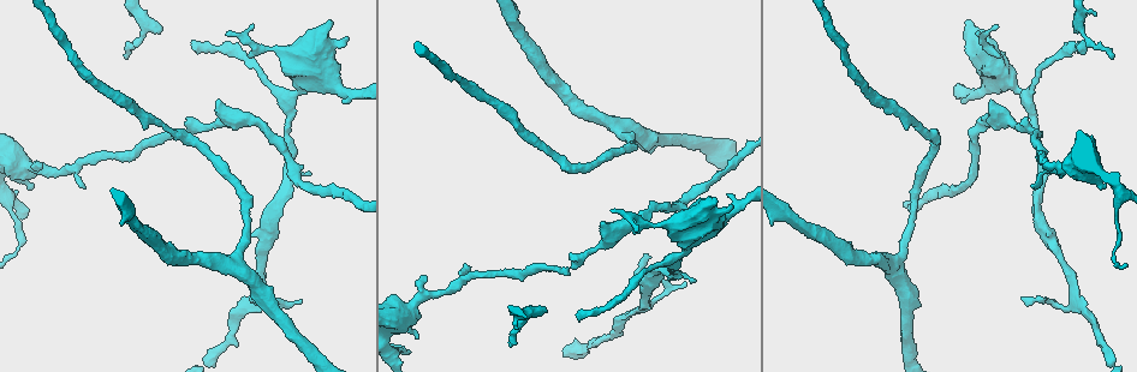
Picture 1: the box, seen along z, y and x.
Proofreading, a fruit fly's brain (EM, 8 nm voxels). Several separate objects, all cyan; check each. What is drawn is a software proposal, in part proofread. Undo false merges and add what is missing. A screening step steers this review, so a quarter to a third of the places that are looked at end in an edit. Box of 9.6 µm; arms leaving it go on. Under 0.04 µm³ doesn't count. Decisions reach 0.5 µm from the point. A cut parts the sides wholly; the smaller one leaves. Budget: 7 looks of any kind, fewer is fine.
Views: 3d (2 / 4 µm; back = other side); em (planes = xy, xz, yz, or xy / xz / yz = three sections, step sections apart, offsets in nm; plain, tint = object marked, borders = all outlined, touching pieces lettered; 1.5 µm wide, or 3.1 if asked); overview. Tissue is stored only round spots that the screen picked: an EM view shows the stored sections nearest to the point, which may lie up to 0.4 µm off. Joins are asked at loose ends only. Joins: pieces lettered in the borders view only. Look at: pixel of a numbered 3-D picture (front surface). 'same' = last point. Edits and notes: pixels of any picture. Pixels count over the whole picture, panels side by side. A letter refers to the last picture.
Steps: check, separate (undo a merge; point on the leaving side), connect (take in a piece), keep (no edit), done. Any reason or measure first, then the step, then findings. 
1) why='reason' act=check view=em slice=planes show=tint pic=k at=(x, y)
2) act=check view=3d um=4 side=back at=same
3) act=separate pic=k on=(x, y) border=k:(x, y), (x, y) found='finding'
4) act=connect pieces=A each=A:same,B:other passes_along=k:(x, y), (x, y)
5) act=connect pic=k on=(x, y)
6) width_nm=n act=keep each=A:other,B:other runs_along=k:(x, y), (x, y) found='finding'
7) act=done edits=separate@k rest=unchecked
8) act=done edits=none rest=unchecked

why='tapers out' act=check view=3d um=4 pic=1 at=(685, 284)

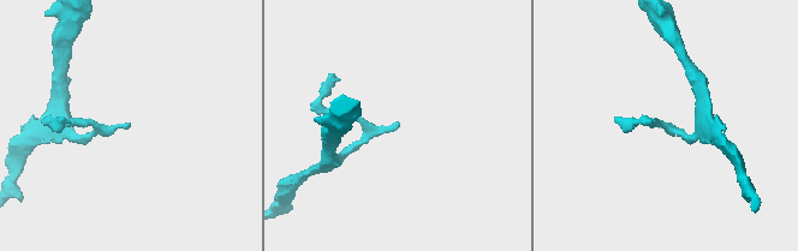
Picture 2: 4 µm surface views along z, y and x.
why='now the EM' act=check view=em slice=planes show=borders pic=2 at=(130, 123)

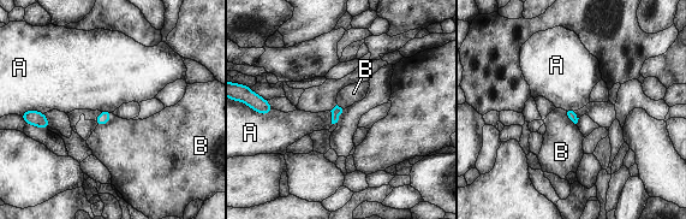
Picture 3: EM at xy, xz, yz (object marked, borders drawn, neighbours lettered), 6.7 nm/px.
act=keep each=A:other,B:other found='none of them fits'

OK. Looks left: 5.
why='an open end' act=check view=3d um=2 pic=1 at=(601, 224)

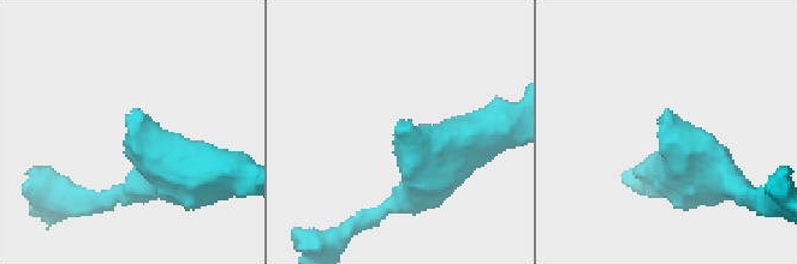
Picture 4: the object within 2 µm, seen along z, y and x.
act=check view=em slice=xy step=8 show=borders pic=4 at=(132, 113)

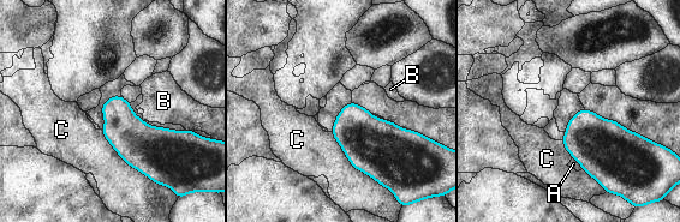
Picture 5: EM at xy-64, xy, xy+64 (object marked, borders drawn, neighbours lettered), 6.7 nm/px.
width_nm=190 act=keep each=A:other,B:other,C:other border=5:(185, 128), (189, 130) found='none of them fits'

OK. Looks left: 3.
why='free end' act=check view=3d um=4 pic=1 at=(1043, 165)

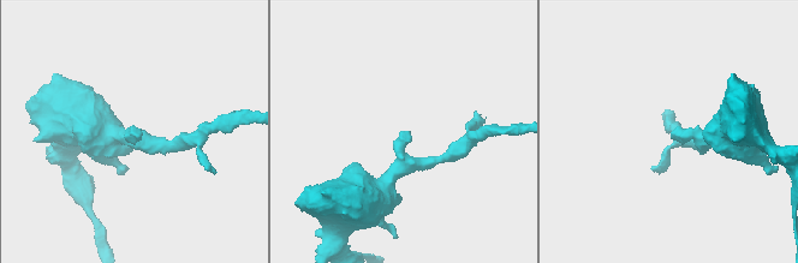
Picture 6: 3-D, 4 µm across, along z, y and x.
act=check view=em slice=planes show=borders pic=6 at=(407, 131)

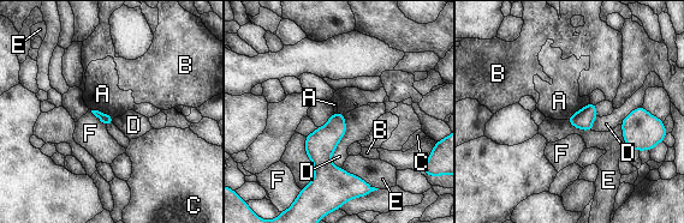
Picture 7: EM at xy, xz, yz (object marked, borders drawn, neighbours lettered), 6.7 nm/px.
longest_contact=D:380nm act=keep each=A:other,B:other,C:other,D:other,E:other,F:other found='no lettered piece goes on from it'

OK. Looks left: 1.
act=done edits=none rest=unchecked

